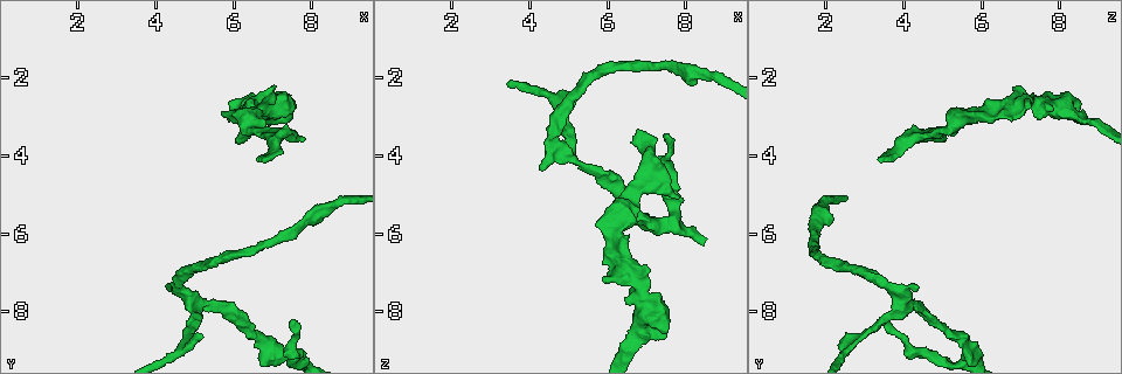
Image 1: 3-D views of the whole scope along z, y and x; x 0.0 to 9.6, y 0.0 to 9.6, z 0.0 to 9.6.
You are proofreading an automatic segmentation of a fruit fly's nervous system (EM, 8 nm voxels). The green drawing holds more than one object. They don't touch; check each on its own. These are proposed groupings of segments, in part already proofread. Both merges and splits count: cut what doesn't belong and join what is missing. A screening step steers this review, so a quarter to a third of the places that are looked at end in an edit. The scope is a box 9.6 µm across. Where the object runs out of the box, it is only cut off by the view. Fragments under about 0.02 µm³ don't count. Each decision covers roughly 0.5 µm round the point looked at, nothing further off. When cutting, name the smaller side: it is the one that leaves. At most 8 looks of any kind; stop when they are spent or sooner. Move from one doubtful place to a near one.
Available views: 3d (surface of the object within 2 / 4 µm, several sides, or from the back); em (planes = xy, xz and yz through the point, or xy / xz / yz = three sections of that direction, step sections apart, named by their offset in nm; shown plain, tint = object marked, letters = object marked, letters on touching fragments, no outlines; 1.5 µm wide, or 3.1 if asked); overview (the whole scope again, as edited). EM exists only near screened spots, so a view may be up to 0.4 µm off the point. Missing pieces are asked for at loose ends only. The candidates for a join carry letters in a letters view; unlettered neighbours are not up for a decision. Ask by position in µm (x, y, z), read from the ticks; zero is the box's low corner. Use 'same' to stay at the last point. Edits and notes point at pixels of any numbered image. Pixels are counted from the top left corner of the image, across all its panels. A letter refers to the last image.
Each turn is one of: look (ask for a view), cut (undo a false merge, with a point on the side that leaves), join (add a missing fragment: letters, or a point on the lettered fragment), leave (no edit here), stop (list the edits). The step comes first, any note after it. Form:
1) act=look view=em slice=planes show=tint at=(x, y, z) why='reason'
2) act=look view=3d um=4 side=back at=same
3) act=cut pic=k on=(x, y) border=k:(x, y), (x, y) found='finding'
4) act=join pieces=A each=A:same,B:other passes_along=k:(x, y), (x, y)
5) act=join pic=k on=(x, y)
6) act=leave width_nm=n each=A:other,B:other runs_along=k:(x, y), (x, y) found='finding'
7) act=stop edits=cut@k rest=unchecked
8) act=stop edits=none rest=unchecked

act=look view=em um=3.1 slice=xz step=16 show=tint at=(7.75, 3.60, 5.05) why='branch stops here'

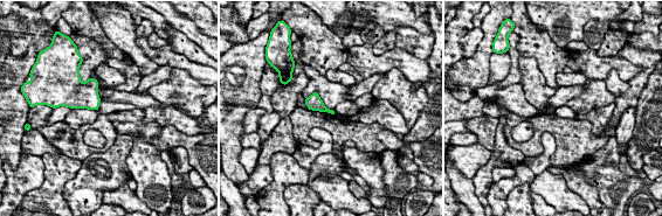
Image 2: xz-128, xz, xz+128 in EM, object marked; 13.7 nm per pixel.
act=look view=em um=3.1 slice=xy step=16 show=letters at=same why='cut it another way'

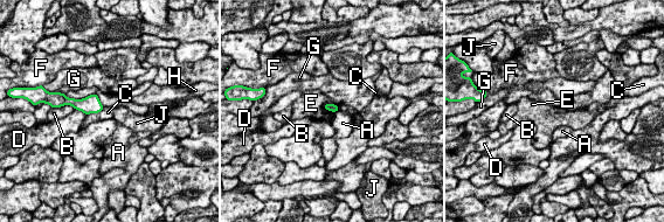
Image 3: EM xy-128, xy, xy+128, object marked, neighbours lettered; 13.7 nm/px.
act=leave each=A:other,B:other,C:other,D:other,E:other,F:other,G:other,H:other,J:other found='none of them fits'

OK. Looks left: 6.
act=look view=em slice=planes show=letters at=(6.95, 2.25, 6.85) why='an open end'

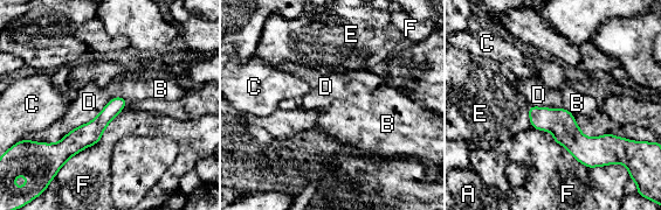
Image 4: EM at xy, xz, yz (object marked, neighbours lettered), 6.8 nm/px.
act=leave each=A:other,B:other,C:other,D:other,E:other,F:other runs_along=4:(123, 102), (88, 134), (50, 147) found='none of them fits'

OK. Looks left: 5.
act=look view=em slice=planes show=letters at=(5.25, 8.60, 2.45) why='an open end'

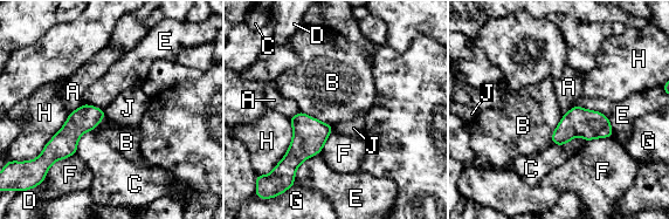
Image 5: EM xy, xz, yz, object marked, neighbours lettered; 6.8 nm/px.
act=leave width_nm=110 each=A:other,B:other,C:other,D:other,E:other,F:other,G:other,H:other,J:other found='none of them fits'

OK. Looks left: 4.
act=stop edits=none rest=unchecked

